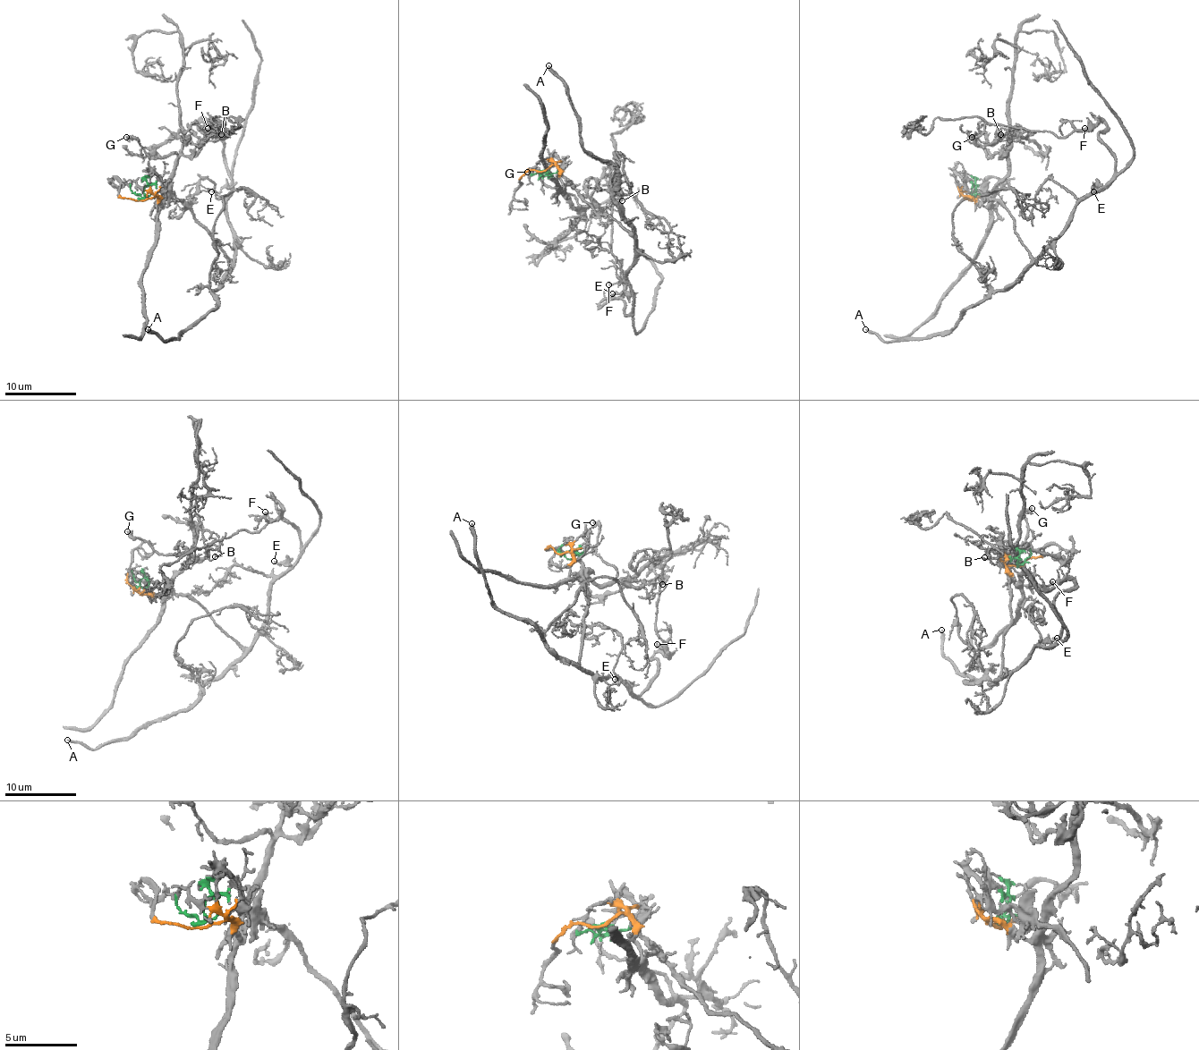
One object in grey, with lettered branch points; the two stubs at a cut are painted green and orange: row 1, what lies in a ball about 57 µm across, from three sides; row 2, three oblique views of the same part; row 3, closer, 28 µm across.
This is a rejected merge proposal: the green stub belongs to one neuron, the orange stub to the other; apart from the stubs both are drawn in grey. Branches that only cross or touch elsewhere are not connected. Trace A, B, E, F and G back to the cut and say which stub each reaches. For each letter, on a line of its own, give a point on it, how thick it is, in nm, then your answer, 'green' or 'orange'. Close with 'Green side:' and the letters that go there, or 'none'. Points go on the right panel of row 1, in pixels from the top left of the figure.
A: at (865, 329); 300 nm thick; green
B: at (1000, 134); 130 nm thick; orange
E: at (1093, 191); 150 nm thick; green
F: at (1084, 128); 200 nm thick; green
G: at (972, 137); 340 nm thick; orange
Green side: A, E, F

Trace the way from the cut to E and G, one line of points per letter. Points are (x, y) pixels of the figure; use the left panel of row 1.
E: (141, 199), (143, 189), (154, 185), (177, 198), (231, 258), (234, 233), (225, 205), (231, 190), (211, 192)
G: (141, 199), (157, 198), (161, 207), (177, 156), (172, 153), (152, 158), (134, 139), (125, 137)

